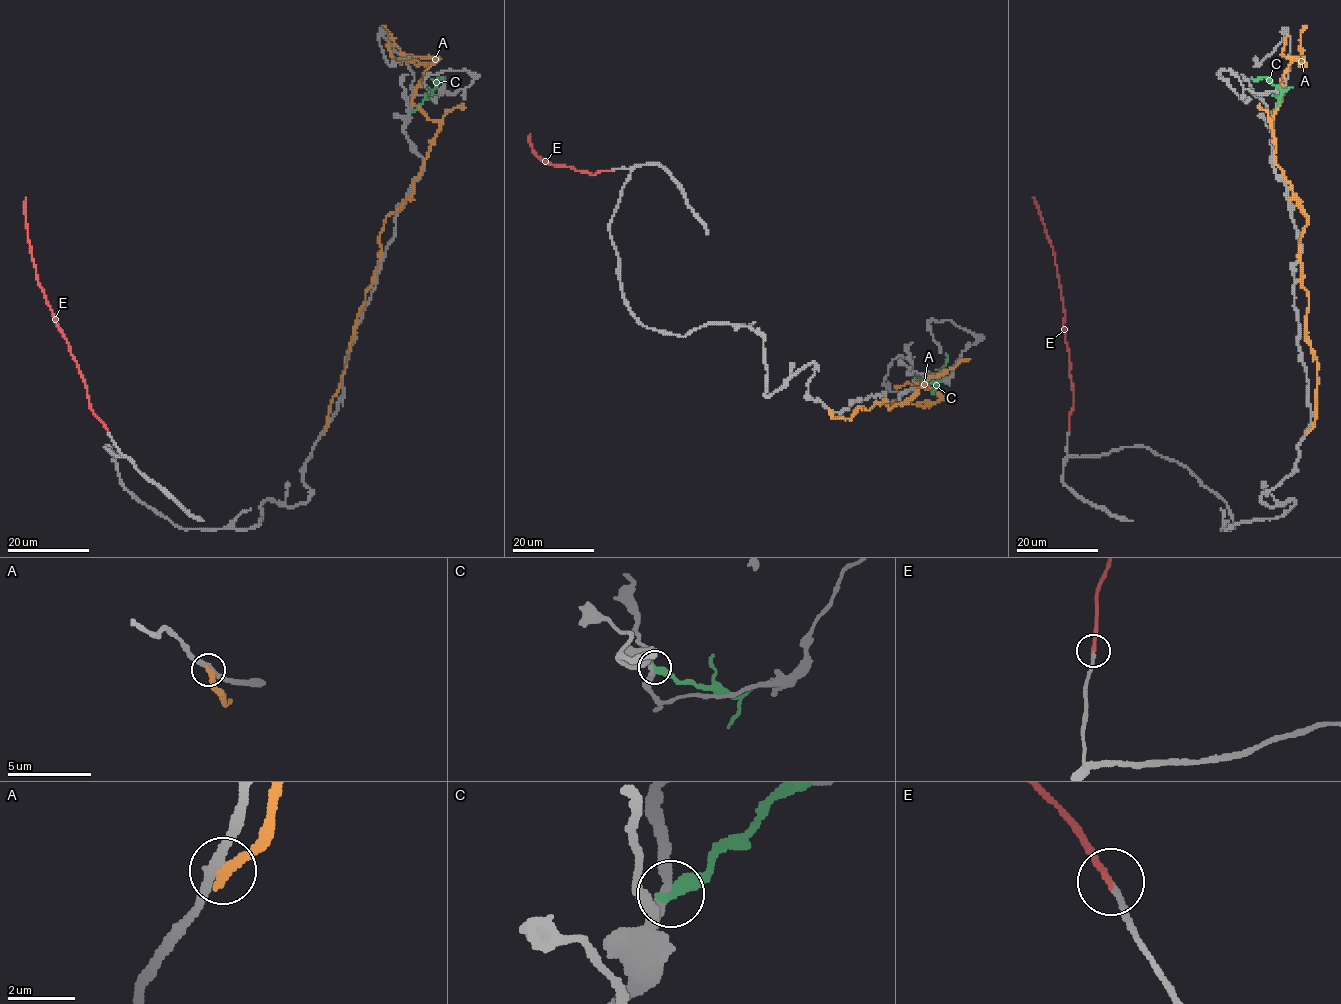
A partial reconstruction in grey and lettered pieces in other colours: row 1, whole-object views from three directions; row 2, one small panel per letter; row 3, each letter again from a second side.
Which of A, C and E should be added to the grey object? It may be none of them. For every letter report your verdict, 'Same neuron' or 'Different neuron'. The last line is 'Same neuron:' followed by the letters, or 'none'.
A: Different neuron
C: Different neuron
E: Same neuron
Same neuron: E

